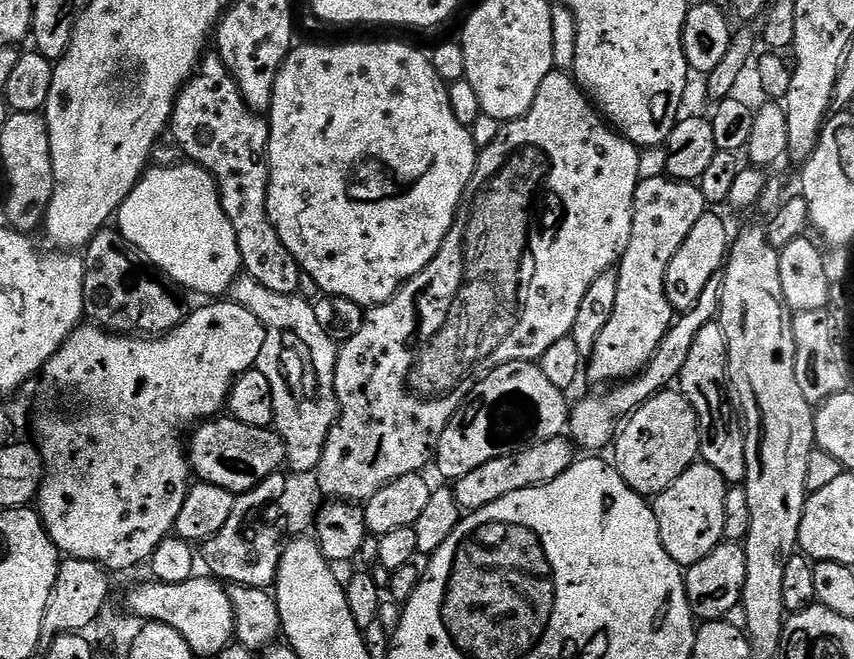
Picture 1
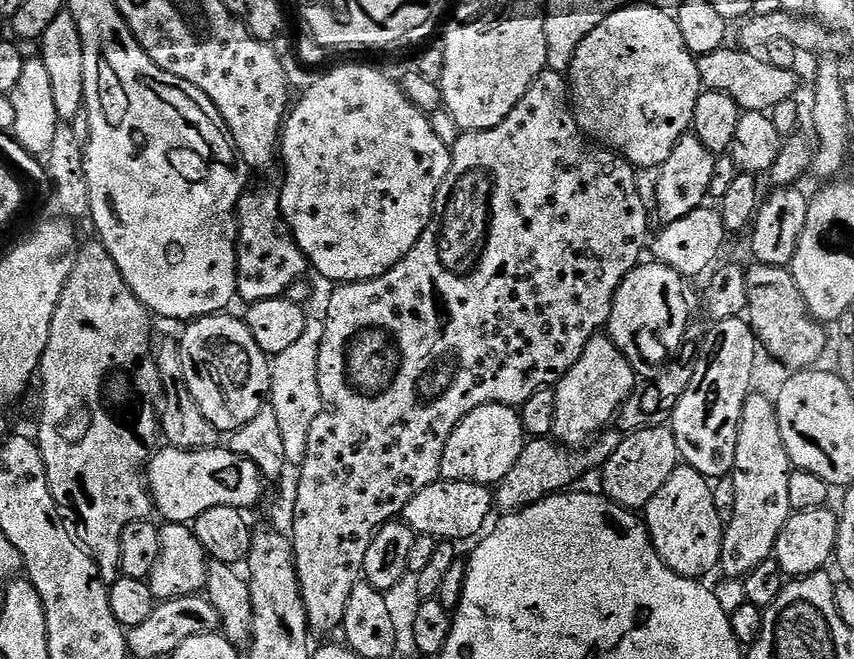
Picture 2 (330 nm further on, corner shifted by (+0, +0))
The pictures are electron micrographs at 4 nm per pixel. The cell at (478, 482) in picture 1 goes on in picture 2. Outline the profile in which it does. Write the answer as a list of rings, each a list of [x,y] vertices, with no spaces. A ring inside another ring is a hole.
[[[441,478],[426,486],[426,490],[418,490],[418,494],[410,498],[404,507],[402,520],[421,536],[434,536],[444,542],[461,542],[467,536],[479,537],[489,523],[488,515],[491,512],[494,512],[494,492],[489,485],[476,484],[472,480]]]

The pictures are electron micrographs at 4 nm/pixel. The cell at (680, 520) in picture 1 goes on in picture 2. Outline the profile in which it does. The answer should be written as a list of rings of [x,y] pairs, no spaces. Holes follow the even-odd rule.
[[[686,463],[676,467],[674,474],[666,478],[666,486],[650,498],[648,507],[643,509],[642,519],[648,526],[656,553],[679,576],[704,578],[707,572],[715,573],[719,569],[726,522],[714,507],[712,484],[698,470]]]

